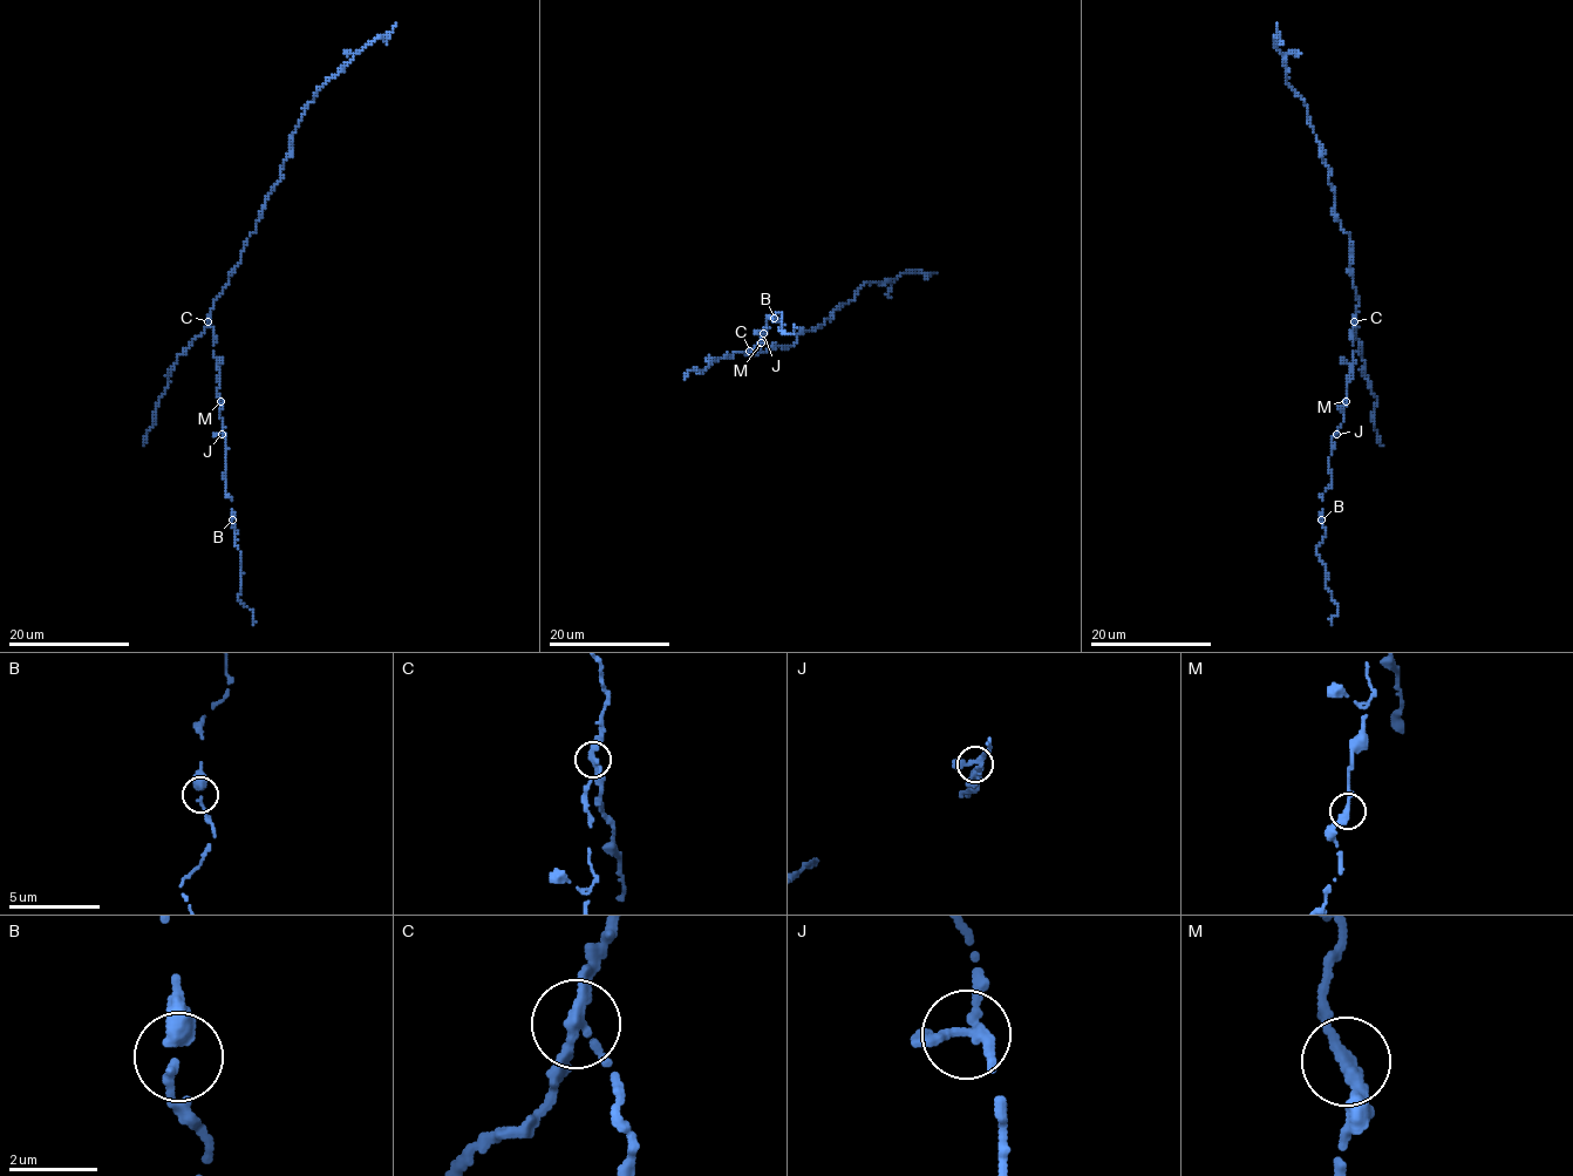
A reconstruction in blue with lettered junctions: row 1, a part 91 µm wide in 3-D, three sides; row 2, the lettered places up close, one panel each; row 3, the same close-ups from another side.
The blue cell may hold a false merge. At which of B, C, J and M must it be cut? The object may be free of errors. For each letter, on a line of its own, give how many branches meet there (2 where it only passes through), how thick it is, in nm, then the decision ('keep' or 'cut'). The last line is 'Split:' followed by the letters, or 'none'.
B: 2 | 300 nm | keep
C: 3 | 260 nm | cut
J: 3 | 240 nm | keep
M: 2 | 320 nm | keep
Split: C

